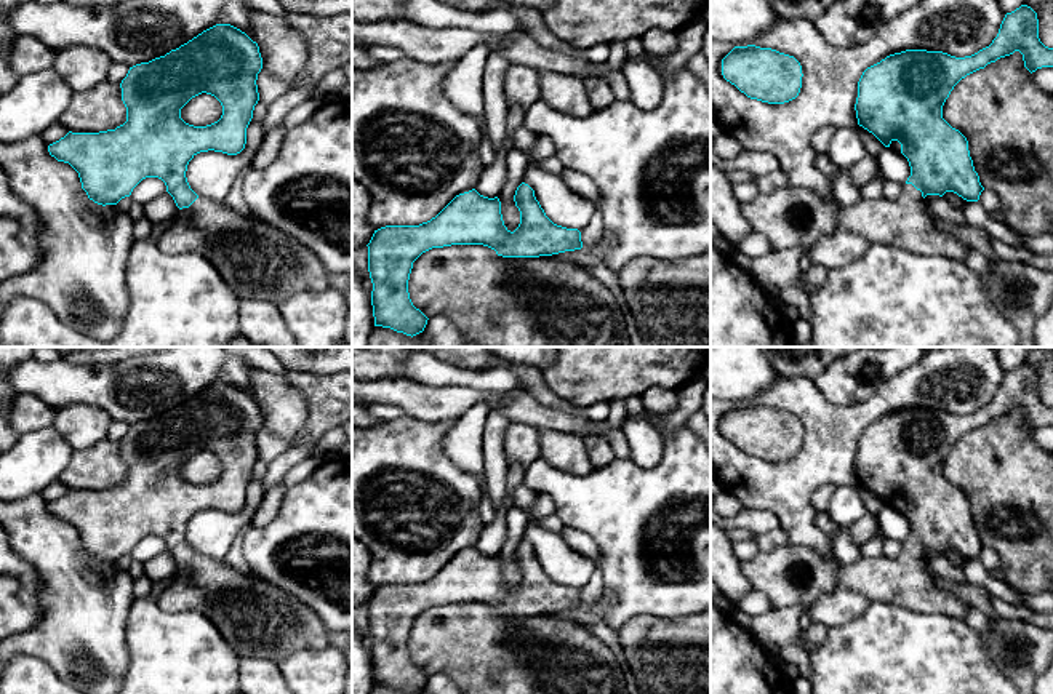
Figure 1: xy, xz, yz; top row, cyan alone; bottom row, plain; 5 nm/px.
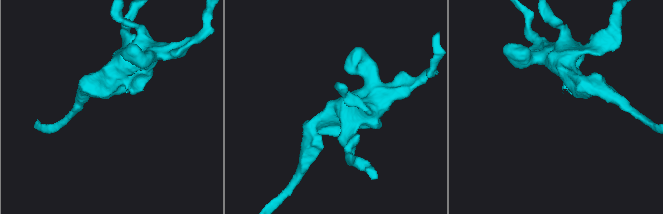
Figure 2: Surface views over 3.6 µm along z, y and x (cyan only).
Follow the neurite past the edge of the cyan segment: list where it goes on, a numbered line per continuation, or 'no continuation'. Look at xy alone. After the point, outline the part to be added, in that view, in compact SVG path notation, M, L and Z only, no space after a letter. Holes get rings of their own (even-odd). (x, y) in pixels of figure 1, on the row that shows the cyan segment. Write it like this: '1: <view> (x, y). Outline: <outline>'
1: xy (258, 261). Outline: M197 198L189 208L182 208L176 213L170 225L154 243L165 254L194 251L205 256L240 301L262 299L280 307L294 294L304 291L323 291L330 286L330 273L309 248L266 221L258 219L253 214L235 211L227 201Z

